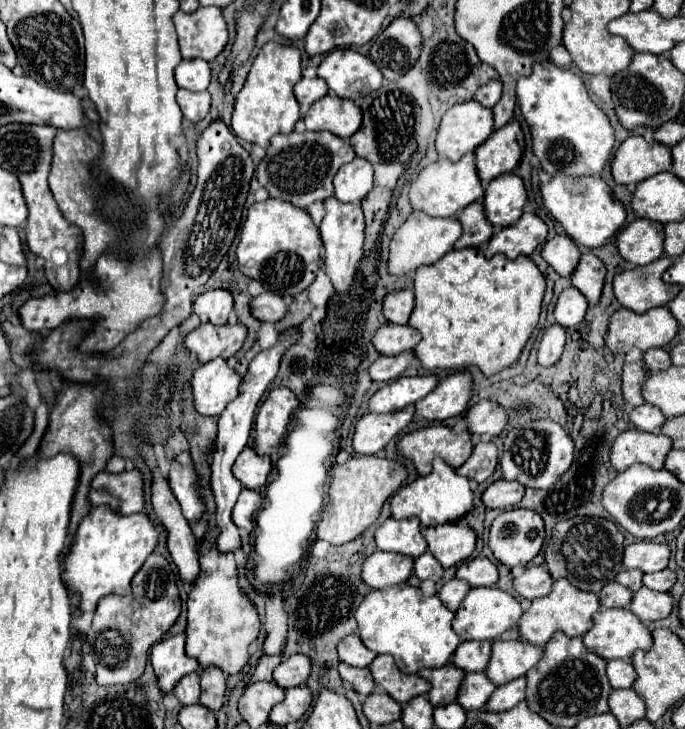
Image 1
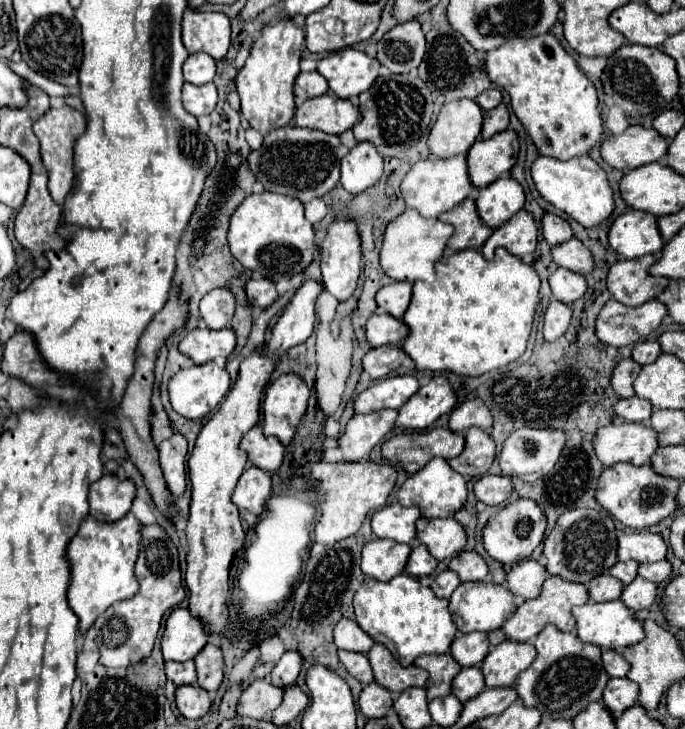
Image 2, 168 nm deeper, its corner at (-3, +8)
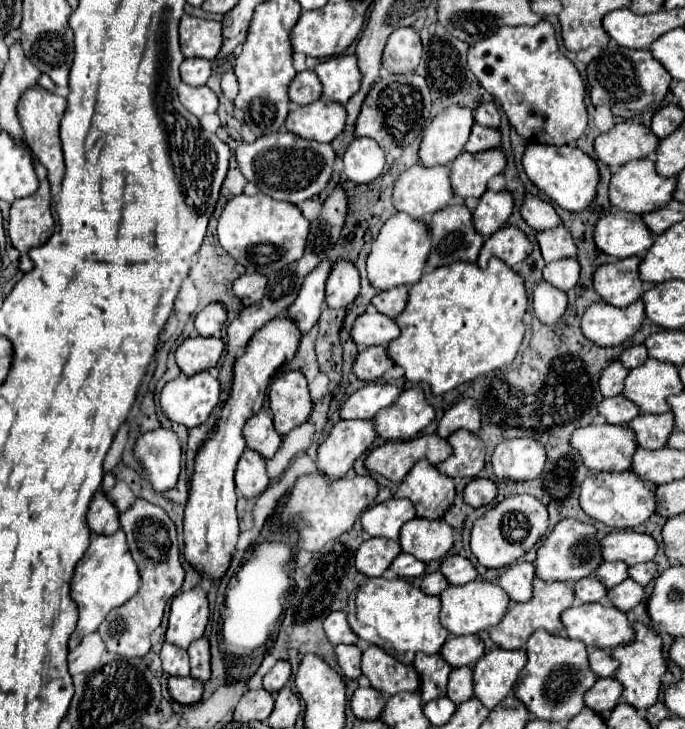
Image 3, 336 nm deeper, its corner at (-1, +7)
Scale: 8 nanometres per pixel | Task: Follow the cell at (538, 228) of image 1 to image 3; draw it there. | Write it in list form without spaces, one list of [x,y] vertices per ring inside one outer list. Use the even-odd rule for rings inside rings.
[[[506,225],[484,241],[484,247],[476,263],[480,269],[484,269],[490,257],[498,257],[506,265],[514,267],[522,263],[530,253],[532,253],[532,241],[528,239],[528,235],[514,225]]]

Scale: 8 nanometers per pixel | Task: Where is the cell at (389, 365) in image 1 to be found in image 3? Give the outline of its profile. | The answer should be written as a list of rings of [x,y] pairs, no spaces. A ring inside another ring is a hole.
[[[368,347],[366,351],[362,351],[356,357],[354,363],[354,375],[366,383],[370,381],[378,381],[390,367],[394,365],[394,361],[388,357],[384,347]]]

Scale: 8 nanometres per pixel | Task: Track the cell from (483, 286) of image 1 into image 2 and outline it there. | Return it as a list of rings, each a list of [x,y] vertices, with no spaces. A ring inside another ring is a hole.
[[[498,248],[494,260],[484,260],[478,250],[462,250],[450,256],[442,256],[436,264],[436,280],[432,284],[414,282],[414,298],[404,314],[404,324],[410,328],[410,336],[402,340],[402,350],[414,360],[416,370],[454,372],[458,376],[482,376],[494,368],[502,368],[518,360],[532,330],[534,312],[538,306],[540,278],[534,266],[524,264],[518,256],[512,256],[504,248]]]

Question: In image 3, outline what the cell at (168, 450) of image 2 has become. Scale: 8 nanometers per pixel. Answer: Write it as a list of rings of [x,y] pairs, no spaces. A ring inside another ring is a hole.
[[[156,429],[144,433],[134,447],[134,455],[150,471],[150,481],[156,491],[168,491],[180,477],[182,447],[172,429]]]

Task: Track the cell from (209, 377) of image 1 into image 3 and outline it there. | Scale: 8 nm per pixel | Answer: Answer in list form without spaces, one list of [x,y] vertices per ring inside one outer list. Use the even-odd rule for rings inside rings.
[[[208,371],[196,373],[192,377],[180,375],[178,379],[164,385],[160,405],[170,421],[182,423],[190,429],[210,417],[212,409],[220,403],[220,391],[220,381]]]

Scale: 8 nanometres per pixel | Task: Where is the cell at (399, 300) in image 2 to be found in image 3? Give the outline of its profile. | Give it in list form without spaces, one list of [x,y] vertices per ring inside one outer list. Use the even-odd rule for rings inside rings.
[[[392,287],[392,289],[380,291],[380,293],[372,299],[372,305],[374,305],[380,313],[384,313],[384,315],[388,315],[388,317],[392,317],[392,319],[396,319],[396,315],[398,315],[400,311],[404,311],[406,303],[408,303],[408,289],[406,289],[406,287]]]

